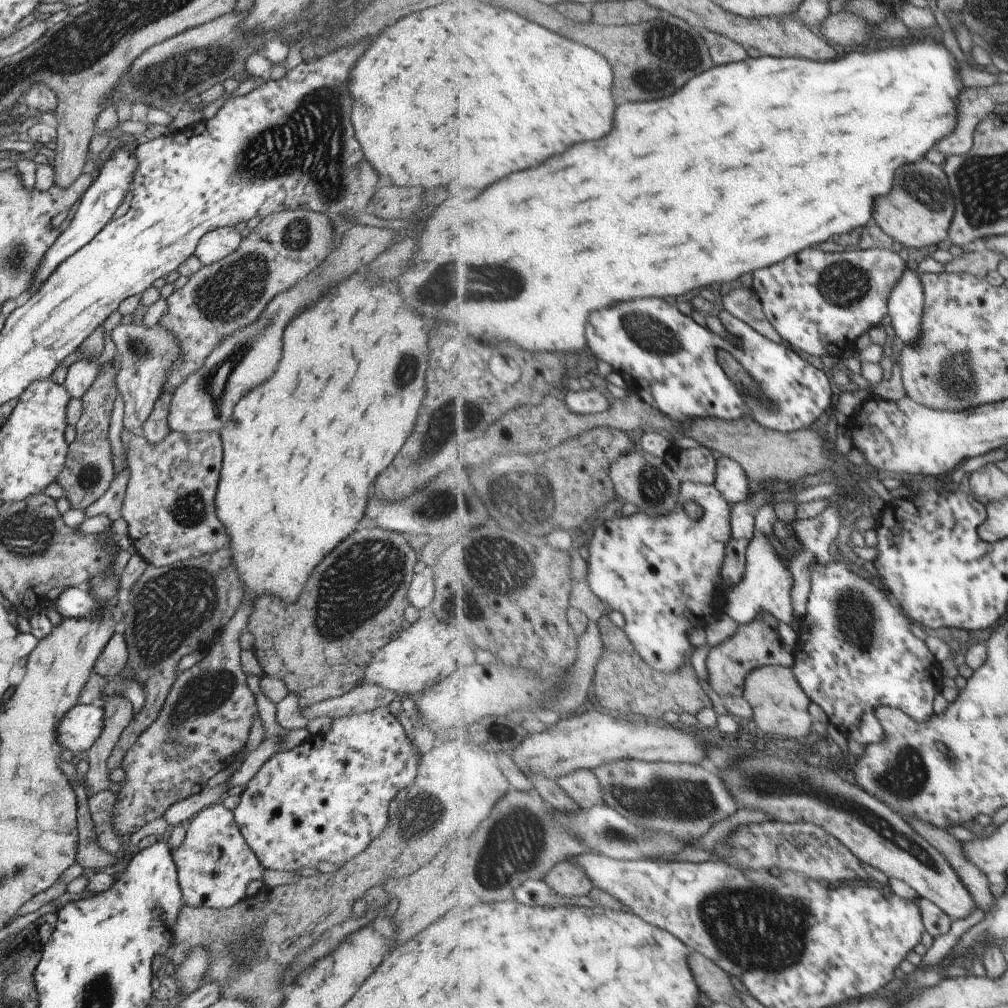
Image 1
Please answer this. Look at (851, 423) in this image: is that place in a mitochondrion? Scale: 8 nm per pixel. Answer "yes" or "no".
no

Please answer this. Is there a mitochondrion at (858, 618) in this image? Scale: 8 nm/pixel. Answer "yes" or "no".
yes

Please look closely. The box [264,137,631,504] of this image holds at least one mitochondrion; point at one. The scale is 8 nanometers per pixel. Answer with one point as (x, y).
(438, 286)

